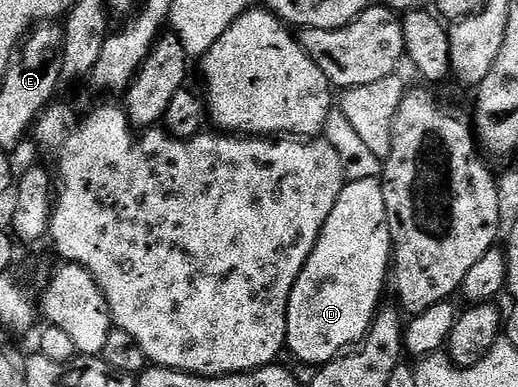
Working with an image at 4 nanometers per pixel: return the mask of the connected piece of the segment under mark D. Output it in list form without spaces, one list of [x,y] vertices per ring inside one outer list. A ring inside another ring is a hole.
[[[379,177],[364,180],[354,180],[348,182],[344,187],[344,191],[338,196],[338,200],[334,204],[334,209],[330,211],[330,216],[326,220],[326,224],[322,228],[322,232],[318,236],[318,240],[314,244],[314,248],[310,252],[310,256],[306,260],[306,264],[302,268],[302,272],[298,276],[298,280],[294,284],[294,288],[290,292],[290,300],[288,301],[288,340],[286,343],[287,353],[293,354],[300,362],[305,362],[311,368],[319,368],[325,362],[332,362],[335,358],[341,357],[349,348],[355,347],[363,342],[364,337],[368,335],[368,330],[372,326],[372,321],[376,318],[377,310],[381,309],[382,301],[380,297],[384,294],[384,281],[390,278],[390,263],[392,262],[392,233],[388,227],[388,213],[386,212],[386,200],[382,196],[382,188],[380,187]]]

